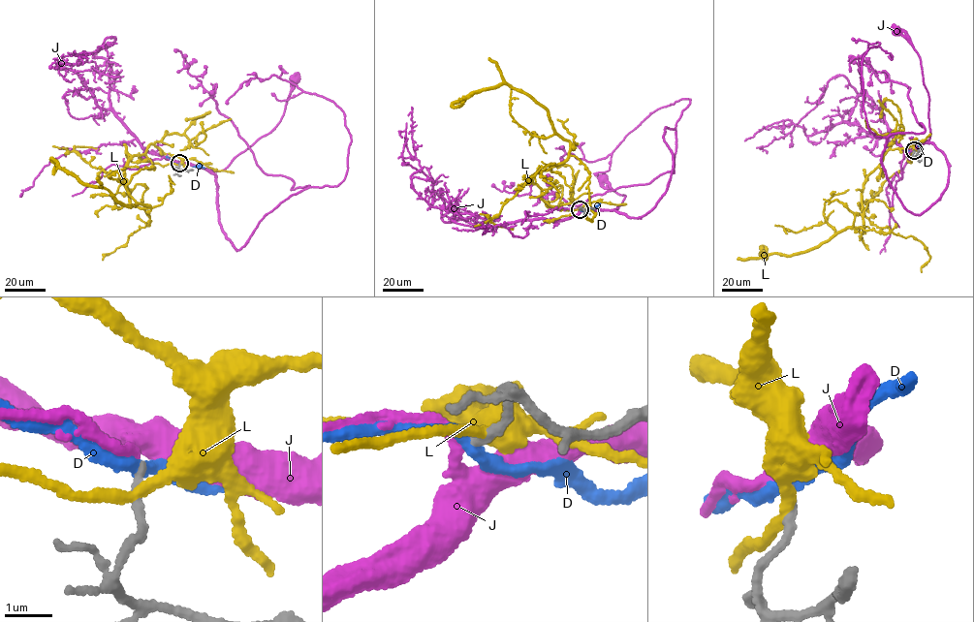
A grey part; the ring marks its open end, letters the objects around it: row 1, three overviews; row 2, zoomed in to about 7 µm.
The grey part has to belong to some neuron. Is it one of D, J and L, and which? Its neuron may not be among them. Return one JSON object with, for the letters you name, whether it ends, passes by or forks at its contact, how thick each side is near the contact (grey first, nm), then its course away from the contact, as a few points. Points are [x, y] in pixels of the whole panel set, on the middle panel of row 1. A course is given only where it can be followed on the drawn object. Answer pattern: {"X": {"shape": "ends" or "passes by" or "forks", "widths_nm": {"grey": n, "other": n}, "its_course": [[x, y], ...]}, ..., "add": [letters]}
{"J": {"shape": "passes by", "widths_nm": {"grey": 160, "other": 220}, "its_course": [[580, 209], [611, 210], [621, 204], [624, 195], [617, 194], [602, 178]]}, "add": ["J"]}

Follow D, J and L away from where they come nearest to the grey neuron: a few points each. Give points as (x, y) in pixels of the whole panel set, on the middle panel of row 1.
D: (580, 209), (586, 212), (600, 202)
J: (580, 209), (611, 210), (621, 204), (624, 195), (617, 194), (602, 178)
L: (581, 209), (549, 205), (531, 178), (570, 147), (546, 109), (501, 82), (453, 105), (464, 101)

